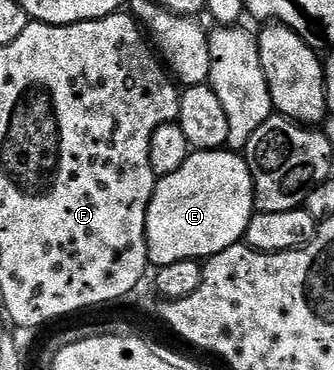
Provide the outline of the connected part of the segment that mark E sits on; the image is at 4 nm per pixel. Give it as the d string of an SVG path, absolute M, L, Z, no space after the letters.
M228 149L193 151L187 161L183 161L183 165L175 169L175 173L160 176L157 187L153 190L145 222L145 240L150 264L158 268L188 259L204 261L212 255L223 253L223 249L238 246L245 238L245 230L253 214L253 178L244 154Z

